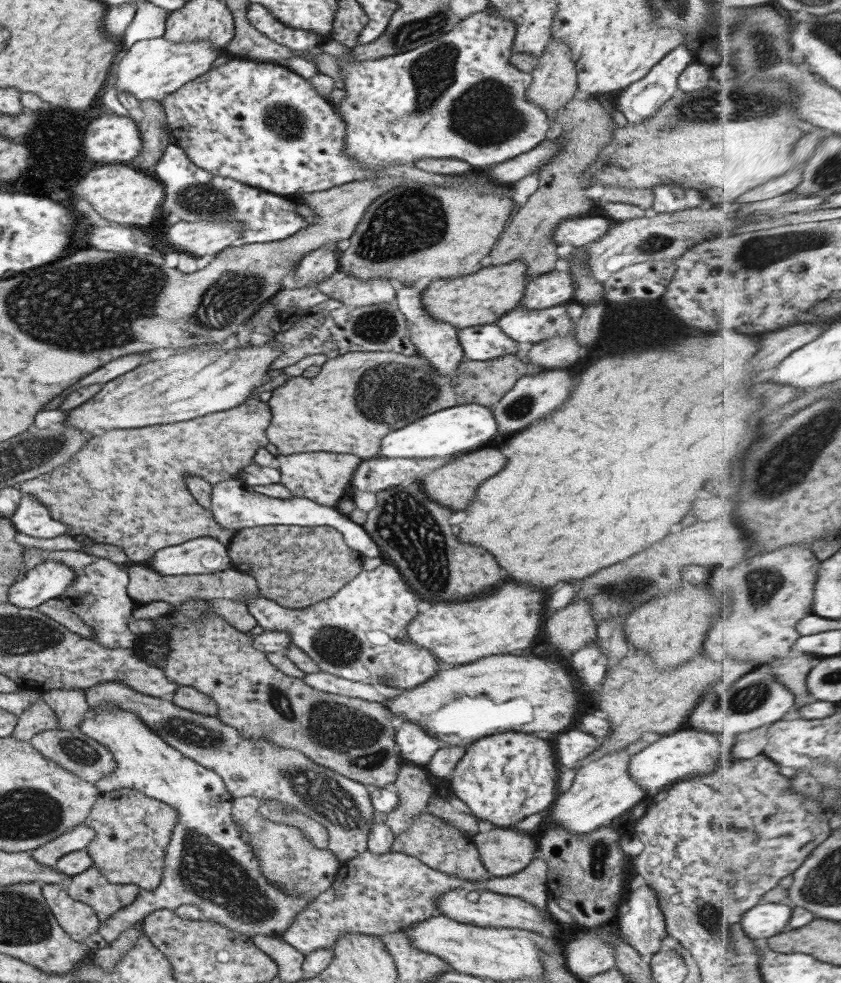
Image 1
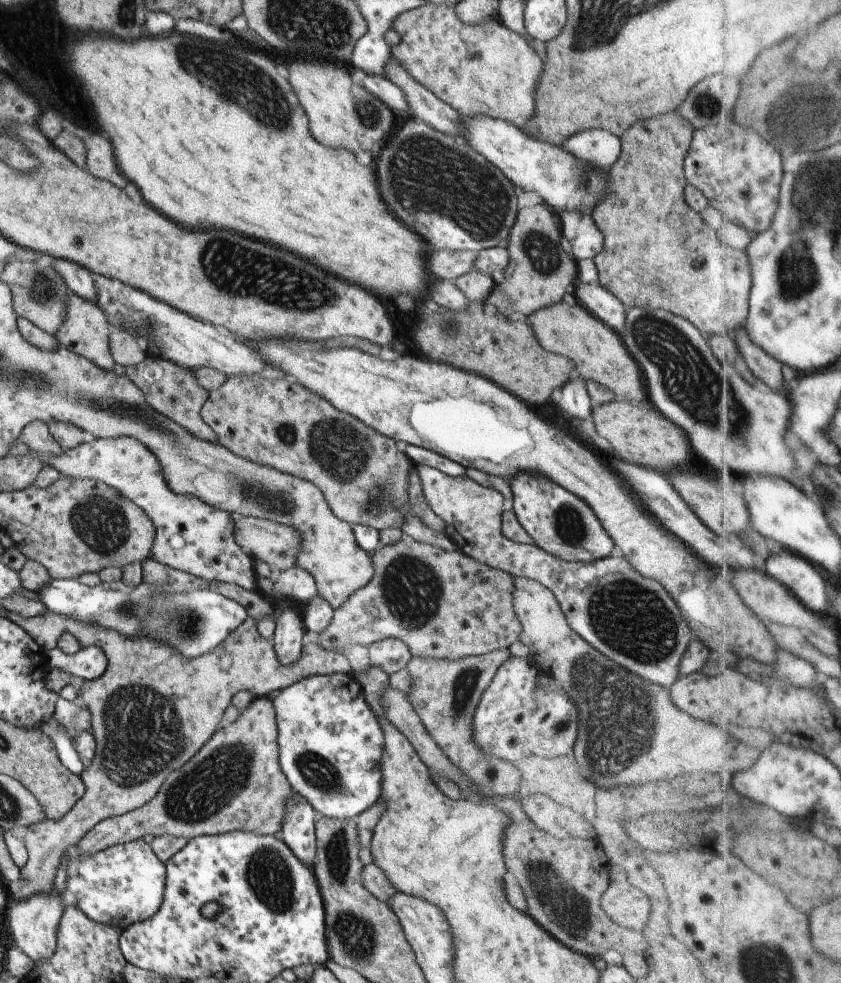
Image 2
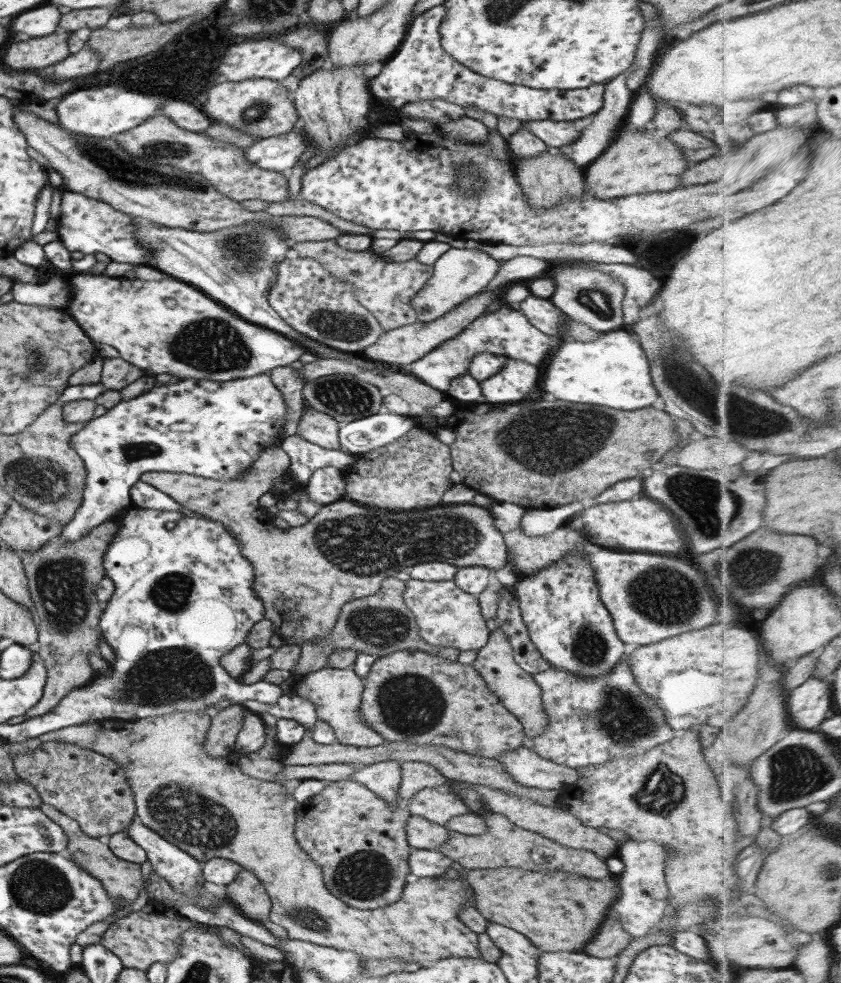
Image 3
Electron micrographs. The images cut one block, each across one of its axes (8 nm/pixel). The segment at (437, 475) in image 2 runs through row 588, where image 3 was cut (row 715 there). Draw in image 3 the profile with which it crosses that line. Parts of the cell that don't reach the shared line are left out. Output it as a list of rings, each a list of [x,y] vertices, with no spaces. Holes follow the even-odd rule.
[[[625,655],[608,673],[598,677],[580,677],[561,669],[549,668],[543,672],[532,674],[532,679],[540,688],[541,704],[546,712],[547,726],[537,737],[531,739],[529,749],[539,758],[547,759],[559,766],[579,769],[593,765],[603,765],[609,759],[623,757],[625,754],[647,753],[649,749],[661,742],[667,742],[673,732],[665,724],[665,718],[659,708],[655,708],[655,701],[641,692]]]

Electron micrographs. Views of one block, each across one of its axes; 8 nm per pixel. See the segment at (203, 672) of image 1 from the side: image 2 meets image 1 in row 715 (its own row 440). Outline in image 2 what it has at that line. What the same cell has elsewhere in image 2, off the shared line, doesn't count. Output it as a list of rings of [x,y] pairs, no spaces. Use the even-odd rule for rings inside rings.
[[[279,374],[251,377],[242,375],[229,376],[226,377],[225,382],[217,390],[208,393],[207,400],[205,400],[203,406],[201,406],[200,416],[203,422],[215,433],[216,442],[219,442],[223,448],[227,448],[231,454],[235,454],[235,456],[239,456],[239,458],[245,458],[245,460],[251,460],[251,462],[255,462],[255,464],[263,464],[263,466],[275,468],[275,470],[279,470],[279,472],[293,474],[293,476],[297,476],[297,478],[306,480],[313,484],[313,486],[316,486],[329,505],[331,512],[337,518],[352,526],[361,524],[375,528],[377,531],[385,530],[385,528],[397,528],[397,530],[401,531],[401,528],[399,528],[399,526],[401,526],[401,508],[403,508],[403,510],[410,510],[409,500],[407,498],[407,474],[409,474],[413,465],[407,456],[395,446],[395,441],[383,436],[379,432],[375,432],[373,428],[365,426],[365,424],[357,420],[354,416],[333,408],[329,402],[325,402],[323,398],[319,398],[319,396],[311,392],[311,390],[307,390],[307,388],[299,386],[297,382],[282,377]]]

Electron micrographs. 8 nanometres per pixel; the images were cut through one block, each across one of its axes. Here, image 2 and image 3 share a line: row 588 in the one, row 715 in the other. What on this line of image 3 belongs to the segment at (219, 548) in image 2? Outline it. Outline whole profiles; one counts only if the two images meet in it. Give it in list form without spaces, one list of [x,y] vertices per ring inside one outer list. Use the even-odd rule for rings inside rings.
[[[244,712],[240,717],[240,729],[235,737],[234,751],[243,755],[256,753],[265,742],[264,723],[257,714]]]

